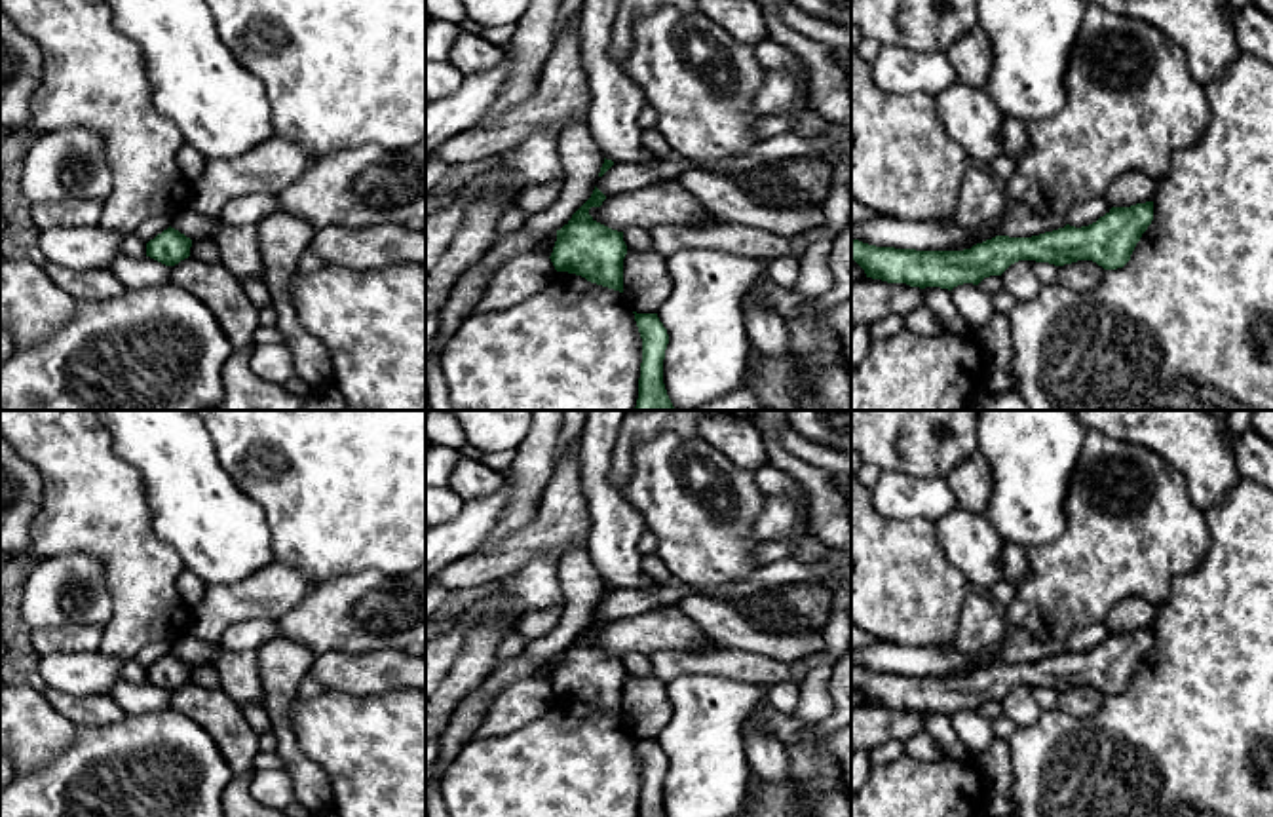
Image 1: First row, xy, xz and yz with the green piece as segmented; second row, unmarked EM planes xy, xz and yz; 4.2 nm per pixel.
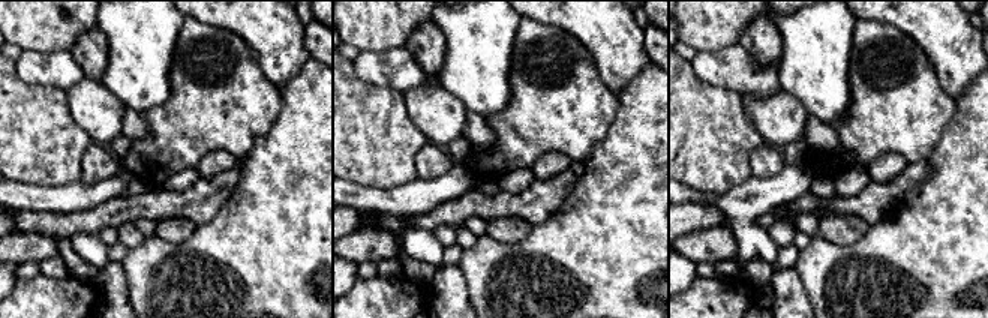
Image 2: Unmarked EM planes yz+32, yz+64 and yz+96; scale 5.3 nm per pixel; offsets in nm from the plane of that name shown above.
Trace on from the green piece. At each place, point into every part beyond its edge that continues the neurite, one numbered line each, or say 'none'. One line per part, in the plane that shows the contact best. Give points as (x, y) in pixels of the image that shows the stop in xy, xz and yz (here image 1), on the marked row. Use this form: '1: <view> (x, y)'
none

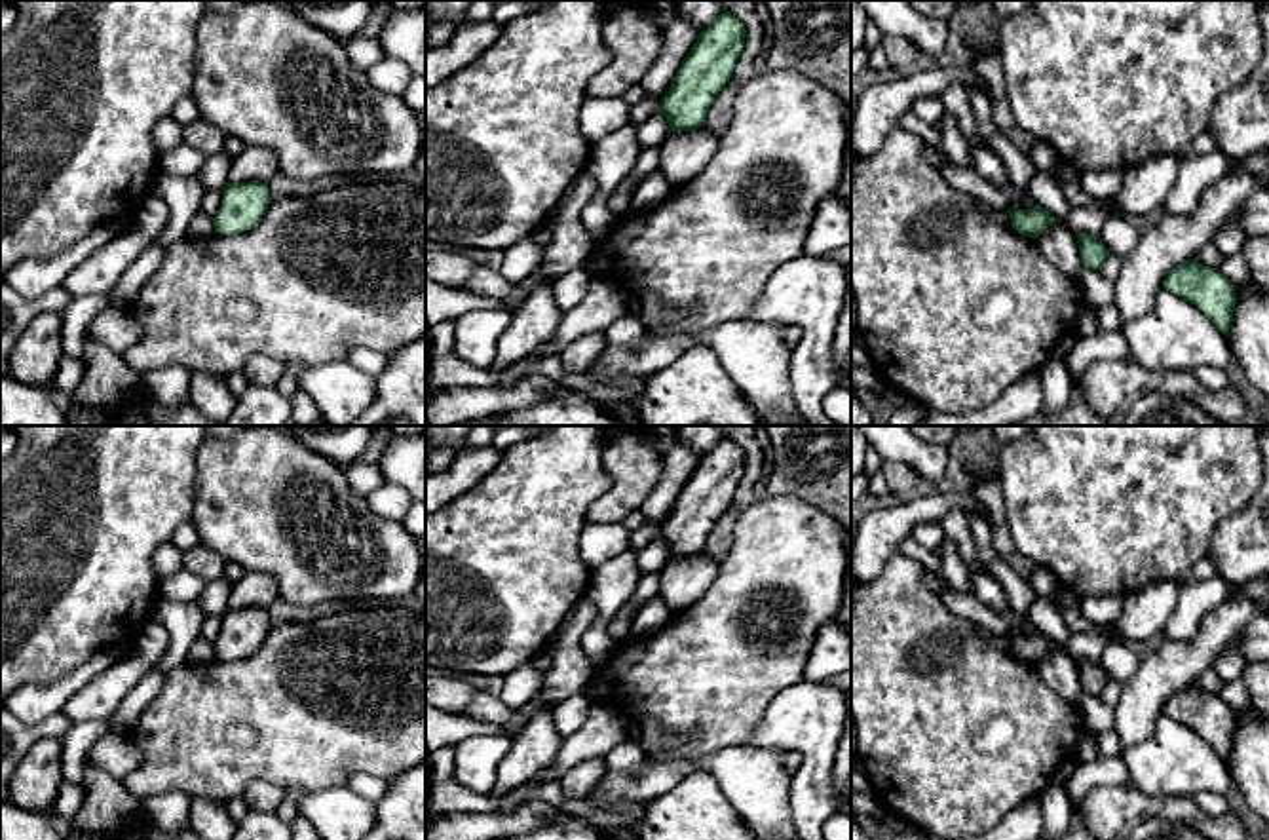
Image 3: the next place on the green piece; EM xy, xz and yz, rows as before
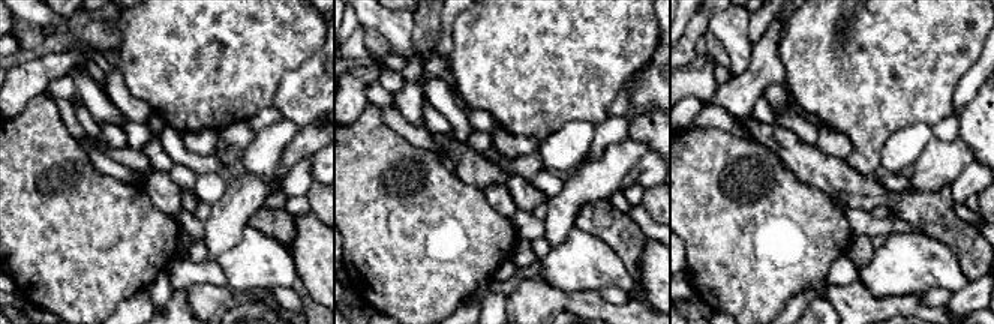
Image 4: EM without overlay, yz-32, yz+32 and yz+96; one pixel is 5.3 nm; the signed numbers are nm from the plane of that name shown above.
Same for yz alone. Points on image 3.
none

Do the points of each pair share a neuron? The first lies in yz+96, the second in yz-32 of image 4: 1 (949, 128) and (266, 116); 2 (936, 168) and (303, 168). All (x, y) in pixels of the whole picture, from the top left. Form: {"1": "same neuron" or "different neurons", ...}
{"1": "different neurons", "2": "different neurons"}

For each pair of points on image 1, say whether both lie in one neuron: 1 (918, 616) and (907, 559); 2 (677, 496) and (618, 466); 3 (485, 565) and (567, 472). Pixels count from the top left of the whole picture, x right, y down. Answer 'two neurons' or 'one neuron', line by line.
1: one neuron
2: two neurons
3: one neuron

